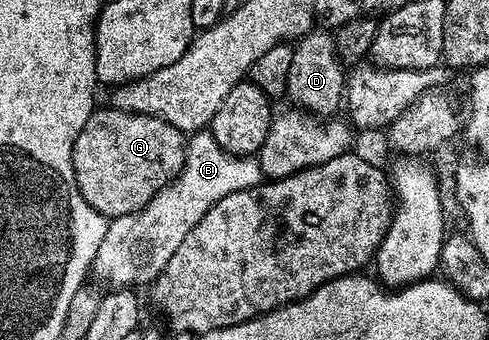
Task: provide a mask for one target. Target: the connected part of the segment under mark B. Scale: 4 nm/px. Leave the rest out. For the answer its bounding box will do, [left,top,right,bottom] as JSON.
[91,130,265,289]

